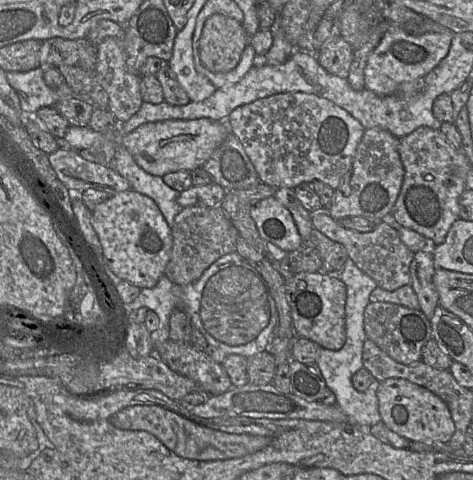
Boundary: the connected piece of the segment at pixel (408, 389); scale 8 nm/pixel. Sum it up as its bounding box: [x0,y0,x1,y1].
[377,378,455,444]

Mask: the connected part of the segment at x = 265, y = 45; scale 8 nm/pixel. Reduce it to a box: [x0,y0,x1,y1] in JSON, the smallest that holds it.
[199,13,273,73]

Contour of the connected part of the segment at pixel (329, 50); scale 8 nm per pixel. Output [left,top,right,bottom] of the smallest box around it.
[314,36,353,78]

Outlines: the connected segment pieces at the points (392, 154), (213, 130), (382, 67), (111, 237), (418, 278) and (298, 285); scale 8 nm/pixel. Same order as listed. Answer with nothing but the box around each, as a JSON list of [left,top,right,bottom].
[[328,128,404,224],[119,118,229,177],[364,30,452,96],[92,189,173,288],[410,250,439,320],[285,273,346,350]]

